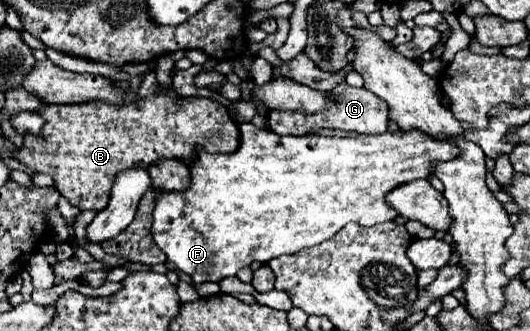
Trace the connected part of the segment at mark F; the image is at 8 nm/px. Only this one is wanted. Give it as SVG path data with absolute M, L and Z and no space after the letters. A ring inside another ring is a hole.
M242 123L240 125L240 147L236 153L232 155L210 155L204 149L198 149L198 157L190 163L190 173L192 173L192 183L184 193L160 193L156 191L156 209L154 209L154 225L152 225L152 237L156 241L156 245L166 253L168 261L172 261L180 271L184 271L186 275L192 277L192 281L198 283L206 283L206 281L222 281L224 277L232 277L236 275L242 267L252 265L254 261L270 261L274 257L280 255L290 255L290 253L298 253L304 247L312 247L318 245L330 237L334 237L346 223L358 223L362 227L372 227L376 223L386 223L398 217L398 211L388 205L386 195L404 185L410 183L414 179L428 179L434 173L434 163L436 161L450 161L456 159L462 153L462 149L456 145L456 141L452 137L428 137L426 133L418 131L418 129L410 129L410 131L402 131L398 129L396 133L382 133L382 135L354 135L354 137L324 137L324 135L304 135L304 137L282 137L276 135L274 131L266 131L266 129L258 129L252 123Z

